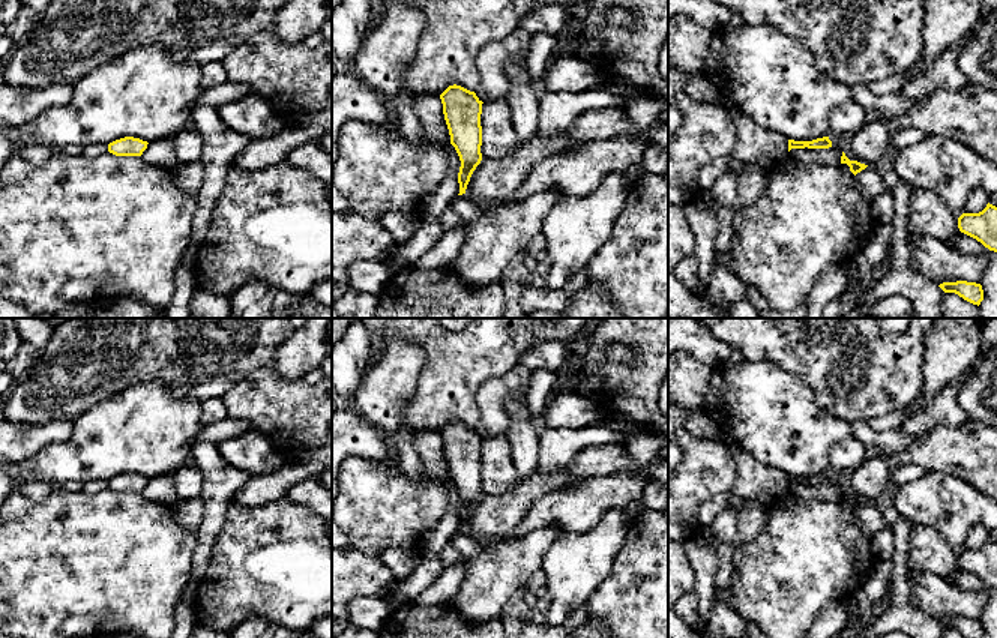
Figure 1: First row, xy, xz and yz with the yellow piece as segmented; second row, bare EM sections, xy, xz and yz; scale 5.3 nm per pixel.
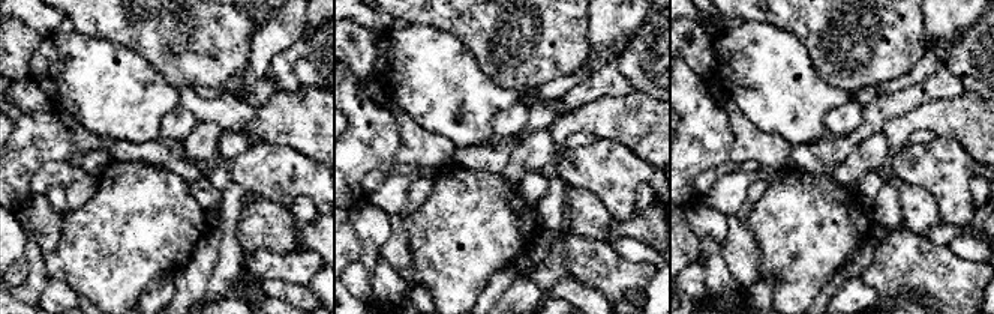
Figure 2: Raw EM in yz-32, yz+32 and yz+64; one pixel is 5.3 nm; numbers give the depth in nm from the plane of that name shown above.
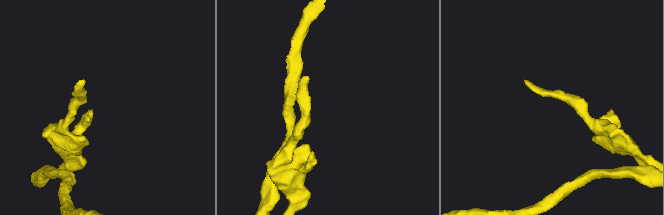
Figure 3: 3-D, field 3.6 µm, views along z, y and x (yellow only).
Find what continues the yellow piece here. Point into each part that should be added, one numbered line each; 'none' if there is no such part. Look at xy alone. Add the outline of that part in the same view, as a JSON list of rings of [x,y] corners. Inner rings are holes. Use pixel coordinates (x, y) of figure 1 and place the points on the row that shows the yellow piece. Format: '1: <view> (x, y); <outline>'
none

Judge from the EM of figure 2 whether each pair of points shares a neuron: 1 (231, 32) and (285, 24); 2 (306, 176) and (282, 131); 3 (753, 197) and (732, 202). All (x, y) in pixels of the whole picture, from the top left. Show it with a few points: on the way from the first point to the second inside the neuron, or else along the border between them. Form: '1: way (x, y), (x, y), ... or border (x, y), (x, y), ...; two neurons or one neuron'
1: border (254, 32), (249, 63), (246, 66); two neurons
2: border (261, 138), (270, 143), (287, 144), (318, 164); two neurons
3: border (757, 176), (751, 182), (742, 206), (735, 214); two neurons

